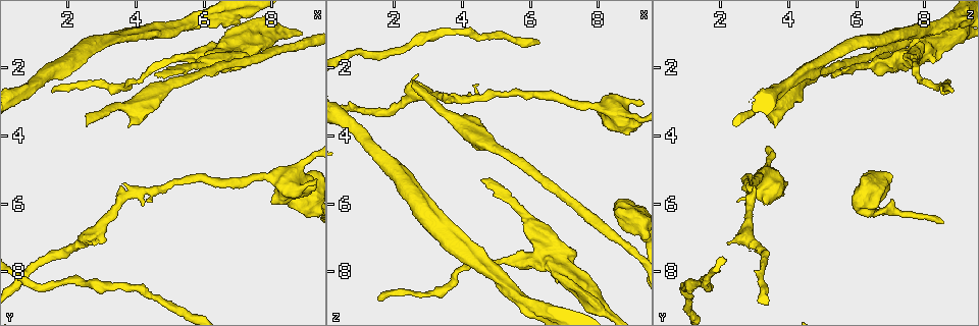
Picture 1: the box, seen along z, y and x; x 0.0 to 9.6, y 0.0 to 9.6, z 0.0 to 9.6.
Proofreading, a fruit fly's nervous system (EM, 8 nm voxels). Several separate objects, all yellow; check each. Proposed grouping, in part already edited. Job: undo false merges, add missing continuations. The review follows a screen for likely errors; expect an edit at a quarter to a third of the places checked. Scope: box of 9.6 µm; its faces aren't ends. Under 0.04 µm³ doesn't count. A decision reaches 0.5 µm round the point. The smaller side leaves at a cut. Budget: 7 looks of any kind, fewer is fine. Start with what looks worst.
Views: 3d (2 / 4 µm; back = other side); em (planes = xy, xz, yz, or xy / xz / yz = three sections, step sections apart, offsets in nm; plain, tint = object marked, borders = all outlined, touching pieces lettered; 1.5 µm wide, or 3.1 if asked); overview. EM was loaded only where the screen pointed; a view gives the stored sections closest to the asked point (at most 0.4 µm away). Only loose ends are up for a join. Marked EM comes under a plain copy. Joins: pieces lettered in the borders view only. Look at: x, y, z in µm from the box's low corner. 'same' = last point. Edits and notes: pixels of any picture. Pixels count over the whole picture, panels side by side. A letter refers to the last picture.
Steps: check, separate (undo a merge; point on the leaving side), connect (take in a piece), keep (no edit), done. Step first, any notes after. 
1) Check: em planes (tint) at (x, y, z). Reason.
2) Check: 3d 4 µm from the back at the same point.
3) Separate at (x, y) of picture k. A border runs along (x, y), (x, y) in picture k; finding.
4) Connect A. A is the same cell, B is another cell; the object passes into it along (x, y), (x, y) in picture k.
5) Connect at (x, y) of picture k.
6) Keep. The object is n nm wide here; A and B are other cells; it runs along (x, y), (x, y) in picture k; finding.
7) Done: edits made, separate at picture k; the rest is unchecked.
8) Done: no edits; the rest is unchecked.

Check: em planes (borders) at (2.55, 3.75, 2.40). Free end.

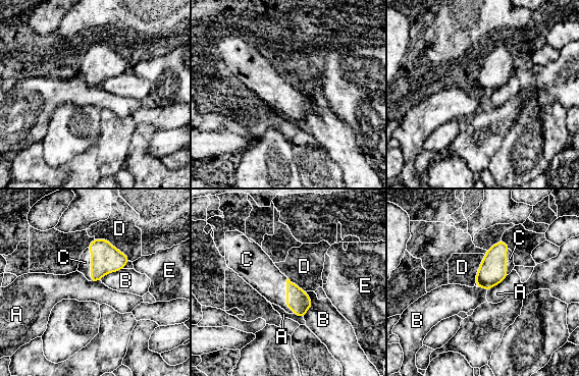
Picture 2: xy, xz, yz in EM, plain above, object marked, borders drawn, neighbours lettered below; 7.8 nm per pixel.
Connect C. C is the same cell, A, B, D and E are other cells; the object passes into it along (298, 300), (286, 297), (263, 275) in picture 2; it goes on there.

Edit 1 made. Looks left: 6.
Check: em 3.1 µm planes (borders) at (1.50, 2.70, 8.85). Long arm stops here.

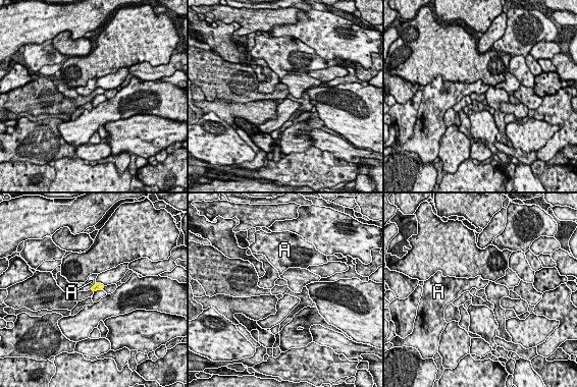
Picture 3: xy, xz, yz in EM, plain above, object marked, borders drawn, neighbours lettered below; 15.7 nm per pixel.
Keep. A is another cell; a border runs along (96, 283), (90, 288) in picture 3; no lettered piece goes on from it.

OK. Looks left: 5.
Check: 3d 4 µm at (3.80, 3.70, 3.65). Branch stops here.

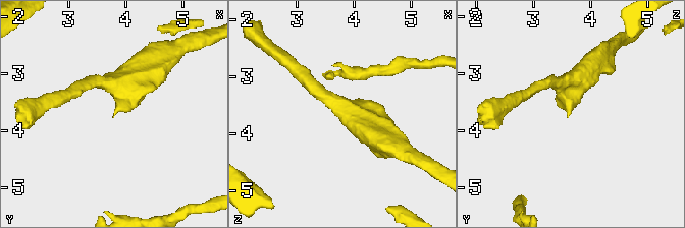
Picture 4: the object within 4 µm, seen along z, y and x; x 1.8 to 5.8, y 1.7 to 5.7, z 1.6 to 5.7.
Check: em planes (borders) at (3.80, 3.70, 3.60).

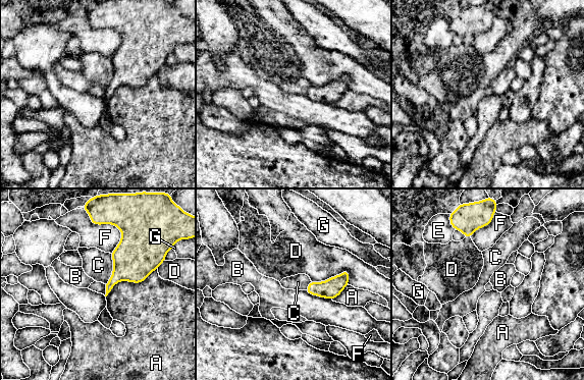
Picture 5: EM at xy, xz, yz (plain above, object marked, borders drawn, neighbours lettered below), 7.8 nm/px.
Keep. A, B, C, D, E, F and G are other cells; a border runs along (111, 254), (112, 274), (106, 284) in picture 5; none of them fits.

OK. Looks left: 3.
Done: edits made, connect at picture 2; the rest is unchecked.

